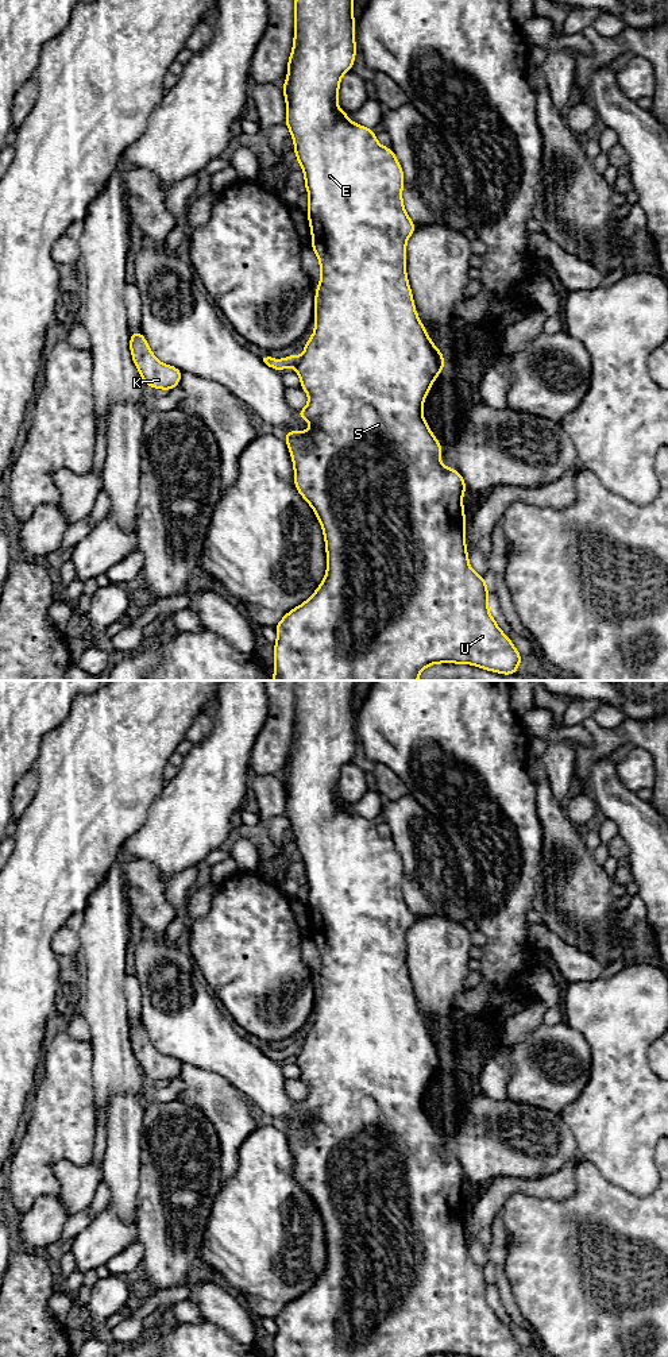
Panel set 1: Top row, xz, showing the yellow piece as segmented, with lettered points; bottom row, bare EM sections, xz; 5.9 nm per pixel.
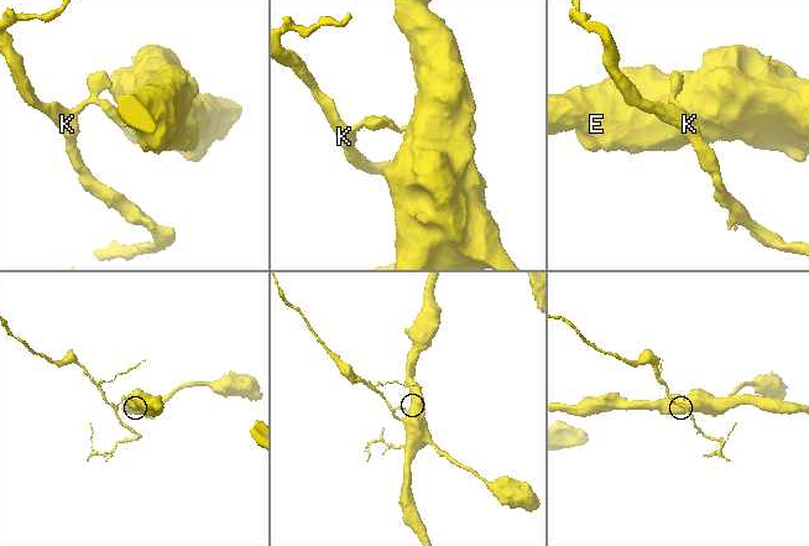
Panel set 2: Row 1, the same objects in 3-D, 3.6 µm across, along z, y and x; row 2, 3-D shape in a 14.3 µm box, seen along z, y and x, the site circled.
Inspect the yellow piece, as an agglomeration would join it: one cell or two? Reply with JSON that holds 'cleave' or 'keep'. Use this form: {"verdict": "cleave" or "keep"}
{"verdict": "cleave"}

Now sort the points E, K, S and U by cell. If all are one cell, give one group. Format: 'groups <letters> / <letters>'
groups E S U / K

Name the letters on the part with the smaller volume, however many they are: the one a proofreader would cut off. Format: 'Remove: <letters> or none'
Remove: K

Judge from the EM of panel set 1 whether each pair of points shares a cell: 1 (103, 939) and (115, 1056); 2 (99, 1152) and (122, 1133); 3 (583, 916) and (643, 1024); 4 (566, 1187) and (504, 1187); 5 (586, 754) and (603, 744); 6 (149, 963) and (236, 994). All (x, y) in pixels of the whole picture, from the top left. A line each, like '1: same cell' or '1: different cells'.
1: same cell
2: different cells
3: different cells
4: same cell
5: same cell
6: different cells

